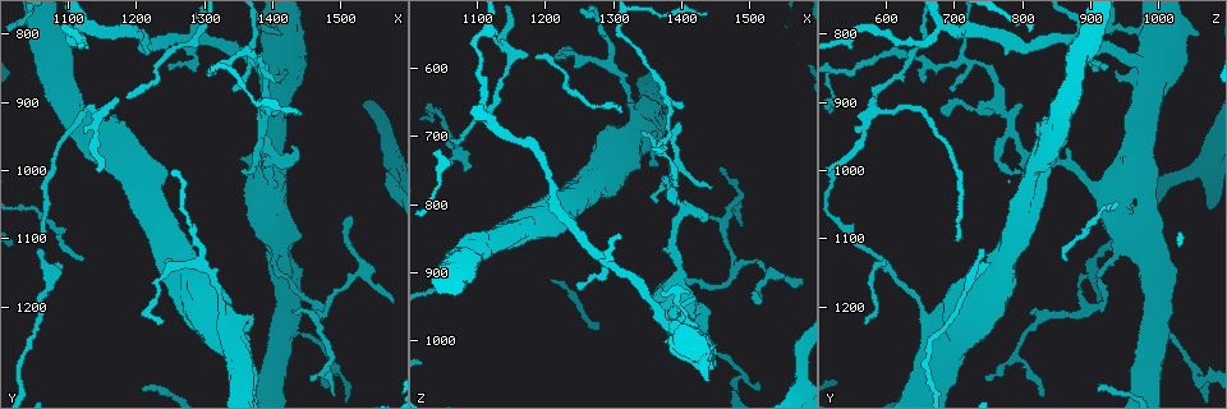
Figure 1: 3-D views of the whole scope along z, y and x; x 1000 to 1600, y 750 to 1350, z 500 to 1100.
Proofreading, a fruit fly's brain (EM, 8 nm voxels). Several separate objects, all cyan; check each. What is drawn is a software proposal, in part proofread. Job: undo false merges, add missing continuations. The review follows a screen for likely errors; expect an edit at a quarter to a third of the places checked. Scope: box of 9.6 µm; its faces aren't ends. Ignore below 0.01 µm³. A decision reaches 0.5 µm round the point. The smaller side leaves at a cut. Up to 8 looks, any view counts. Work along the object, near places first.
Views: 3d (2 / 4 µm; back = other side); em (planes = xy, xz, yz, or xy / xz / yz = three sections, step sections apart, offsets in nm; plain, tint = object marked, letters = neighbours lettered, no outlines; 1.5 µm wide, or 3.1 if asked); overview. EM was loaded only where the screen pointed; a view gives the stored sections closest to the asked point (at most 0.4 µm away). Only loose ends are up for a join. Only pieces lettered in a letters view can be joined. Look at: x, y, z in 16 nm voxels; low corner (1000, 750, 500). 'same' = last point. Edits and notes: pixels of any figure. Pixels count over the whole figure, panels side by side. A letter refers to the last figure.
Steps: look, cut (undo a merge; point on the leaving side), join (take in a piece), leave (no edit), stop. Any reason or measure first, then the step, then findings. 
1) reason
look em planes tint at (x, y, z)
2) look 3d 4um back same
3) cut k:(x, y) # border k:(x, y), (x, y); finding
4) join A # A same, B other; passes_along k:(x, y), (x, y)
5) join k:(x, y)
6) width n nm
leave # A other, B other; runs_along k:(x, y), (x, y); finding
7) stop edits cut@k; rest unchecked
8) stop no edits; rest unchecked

thin end
look em planes letters at (1430, 1210, 815)

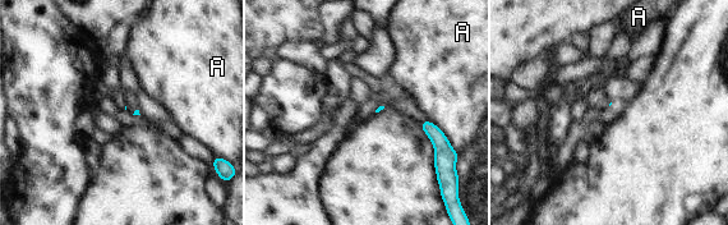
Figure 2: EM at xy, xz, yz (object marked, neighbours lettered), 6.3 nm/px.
leave # A other; none of them fits

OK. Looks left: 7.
branch stops here
look 3d 2um at (1400, 905, 680)

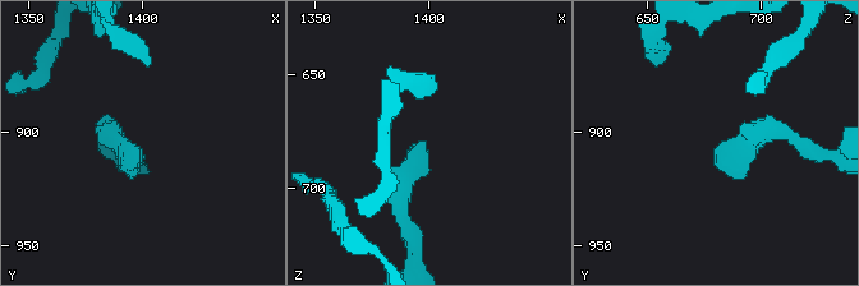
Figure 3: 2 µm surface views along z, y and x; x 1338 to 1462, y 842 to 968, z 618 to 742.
look em planes plain at (1397, 909, 678)

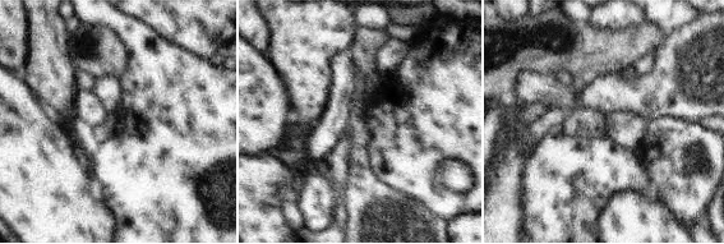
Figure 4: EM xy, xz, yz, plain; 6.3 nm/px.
look em planes letters same

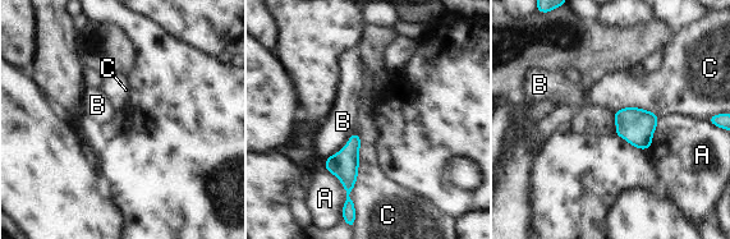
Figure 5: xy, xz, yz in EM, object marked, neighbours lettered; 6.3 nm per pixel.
leave # A other, B other, C other; no lettered piece goes on from it

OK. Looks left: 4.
free end
look 3d 4um at (1415, 855, 940)

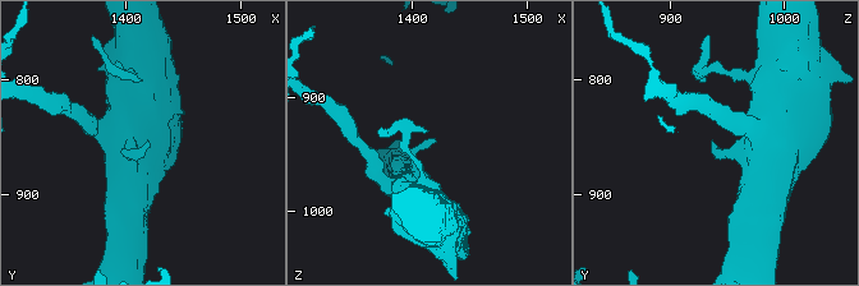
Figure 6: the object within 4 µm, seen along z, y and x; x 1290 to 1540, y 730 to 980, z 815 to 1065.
look em planes letters at (1420, 852, 938)

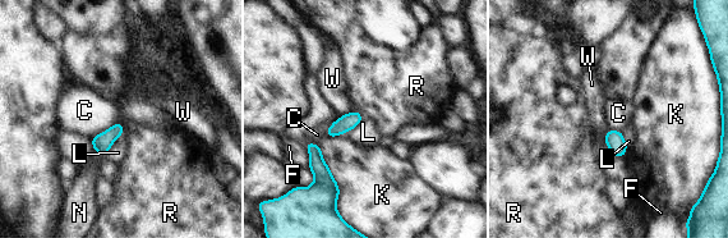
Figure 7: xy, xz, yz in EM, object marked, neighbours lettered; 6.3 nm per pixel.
leave # C other, F other, K other, L other, N other, R other, W other; border 7:(123, 124), (114, 123), (91, 140); none of them fits

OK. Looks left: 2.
stop no edits; rest unchecked

